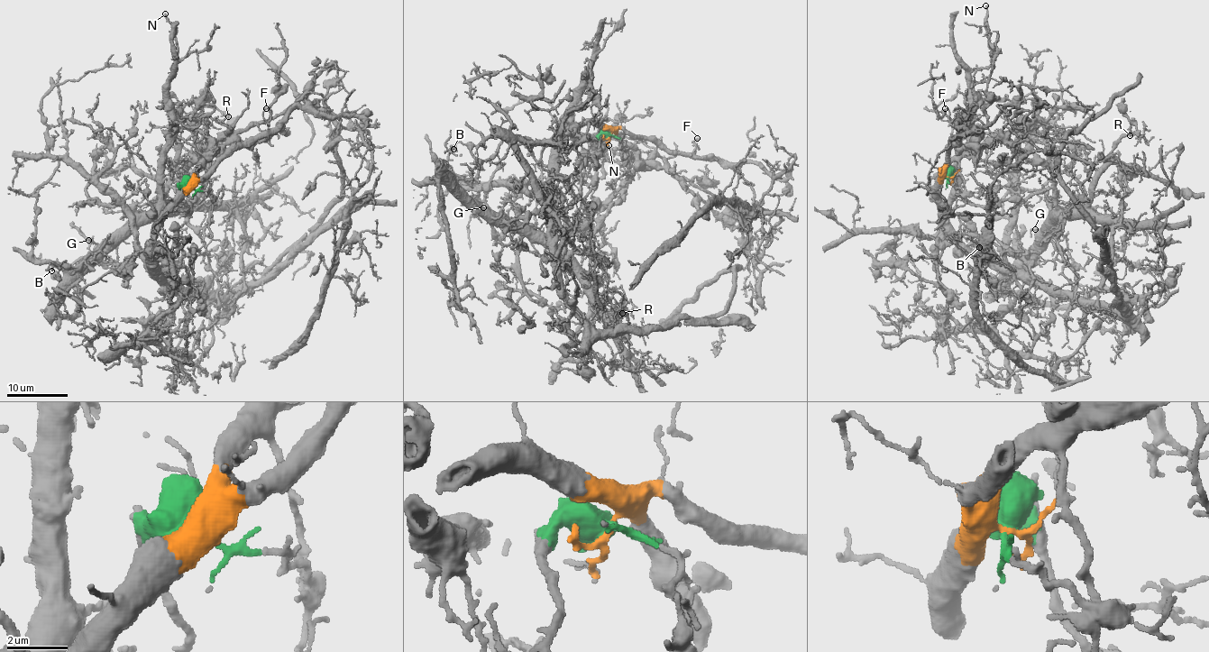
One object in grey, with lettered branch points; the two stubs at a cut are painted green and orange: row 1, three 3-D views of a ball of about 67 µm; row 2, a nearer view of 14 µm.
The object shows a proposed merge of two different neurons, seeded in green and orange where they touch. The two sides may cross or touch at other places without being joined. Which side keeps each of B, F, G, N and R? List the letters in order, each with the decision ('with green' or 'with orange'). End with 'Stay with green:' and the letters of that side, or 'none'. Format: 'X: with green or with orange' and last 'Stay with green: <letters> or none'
B: with green
F: with orange
G: with green
N: with orange
R: with green
Stay with green: B, G, R

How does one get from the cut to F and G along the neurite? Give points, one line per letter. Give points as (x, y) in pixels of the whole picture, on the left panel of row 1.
F: (190, 186), (245, 143), (256, 140), (262, 134), (268, 123), (262, 111), (267, 108)
G: (190, 186), (180, 188), (187, 211), (187, 203), (169, 188), (157, 208), (141, 212), (97, 244), (88, 240)

